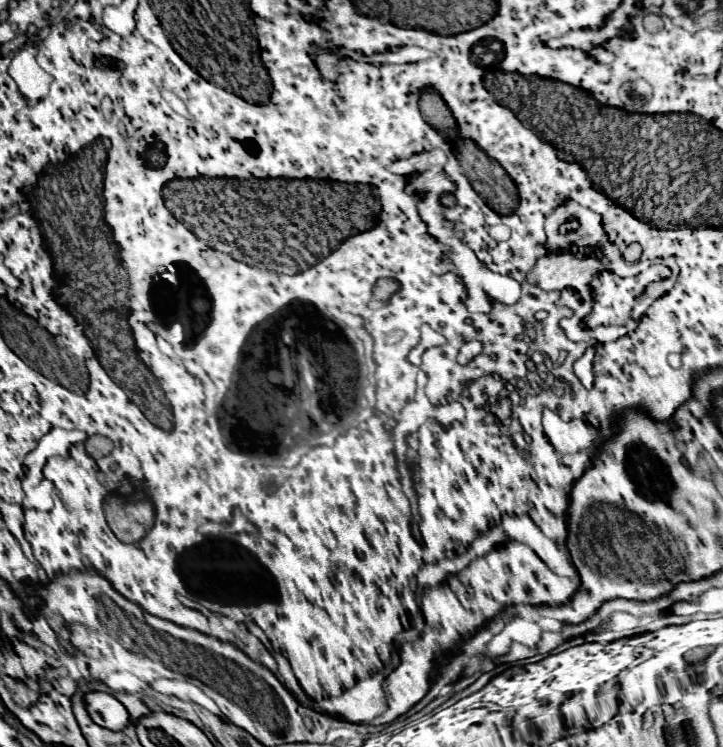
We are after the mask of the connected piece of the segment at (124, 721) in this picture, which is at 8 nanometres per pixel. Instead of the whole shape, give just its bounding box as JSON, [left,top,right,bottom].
[83,692,129,730]

